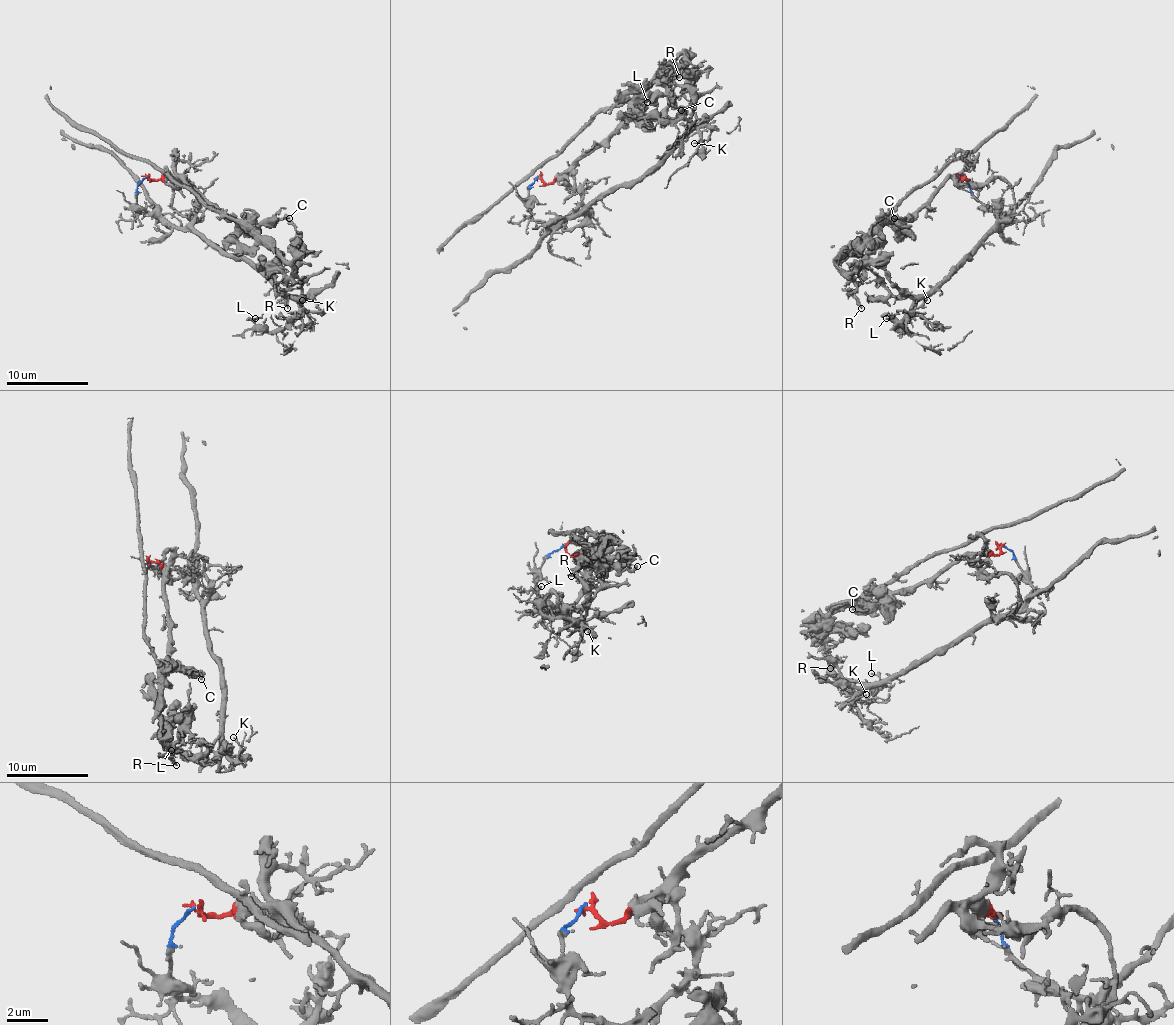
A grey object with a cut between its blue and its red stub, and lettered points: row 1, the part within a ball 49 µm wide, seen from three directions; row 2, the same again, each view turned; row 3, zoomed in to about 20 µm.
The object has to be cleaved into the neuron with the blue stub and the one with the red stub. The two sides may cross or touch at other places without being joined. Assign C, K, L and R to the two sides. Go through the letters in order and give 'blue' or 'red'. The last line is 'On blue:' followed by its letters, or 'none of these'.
C: red
K: blue
L: blue
R: red
On blue: K, L

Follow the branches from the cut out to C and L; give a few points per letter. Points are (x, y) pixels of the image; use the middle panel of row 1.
C: (539, 176), (547, 184), (553, 184), (631, 119), (668, 117), (682, 110)
L: (539, 176), (528, 209), (559, 225), (643, 178), (690, 131), (684, 119), (657, 121), (643, 110), (647, 102)

